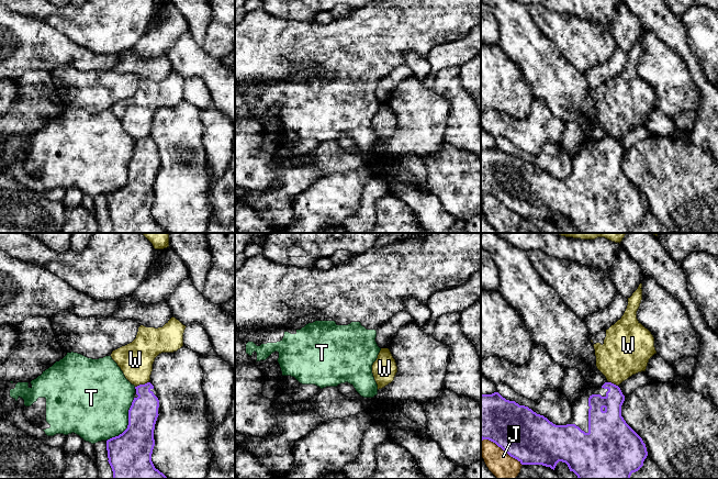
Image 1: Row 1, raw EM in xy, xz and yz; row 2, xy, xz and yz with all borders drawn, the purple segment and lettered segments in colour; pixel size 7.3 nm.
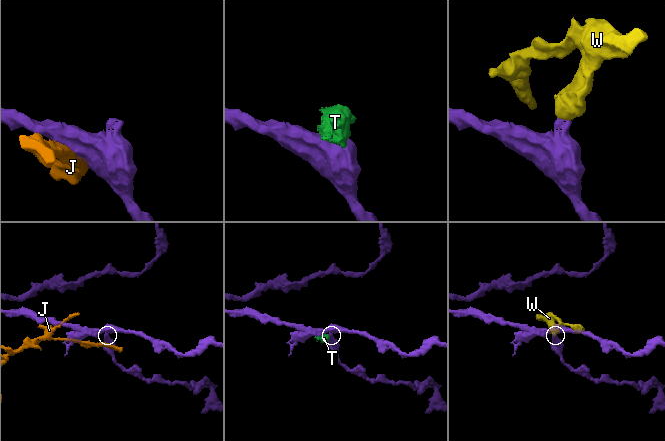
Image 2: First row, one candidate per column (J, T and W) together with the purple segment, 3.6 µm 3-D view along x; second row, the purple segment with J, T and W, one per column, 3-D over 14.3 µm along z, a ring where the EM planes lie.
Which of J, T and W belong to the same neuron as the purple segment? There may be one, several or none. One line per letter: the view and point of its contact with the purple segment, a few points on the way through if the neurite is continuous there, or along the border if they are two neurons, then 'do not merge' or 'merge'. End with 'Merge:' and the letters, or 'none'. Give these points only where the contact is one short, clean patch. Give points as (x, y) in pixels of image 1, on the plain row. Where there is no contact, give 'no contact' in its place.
J: meets purple in yz at (502, 202); do not merge
T: meets purple in xy at (128, 177); do not merge
W: meets purple in xy at (142, 138); border along xy (148, 135), (135, 141); do not merge
Merge: none

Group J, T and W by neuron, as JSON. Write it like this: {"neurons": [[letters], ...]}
{"neurons": [["J"], ["T"], ["W"]]}

